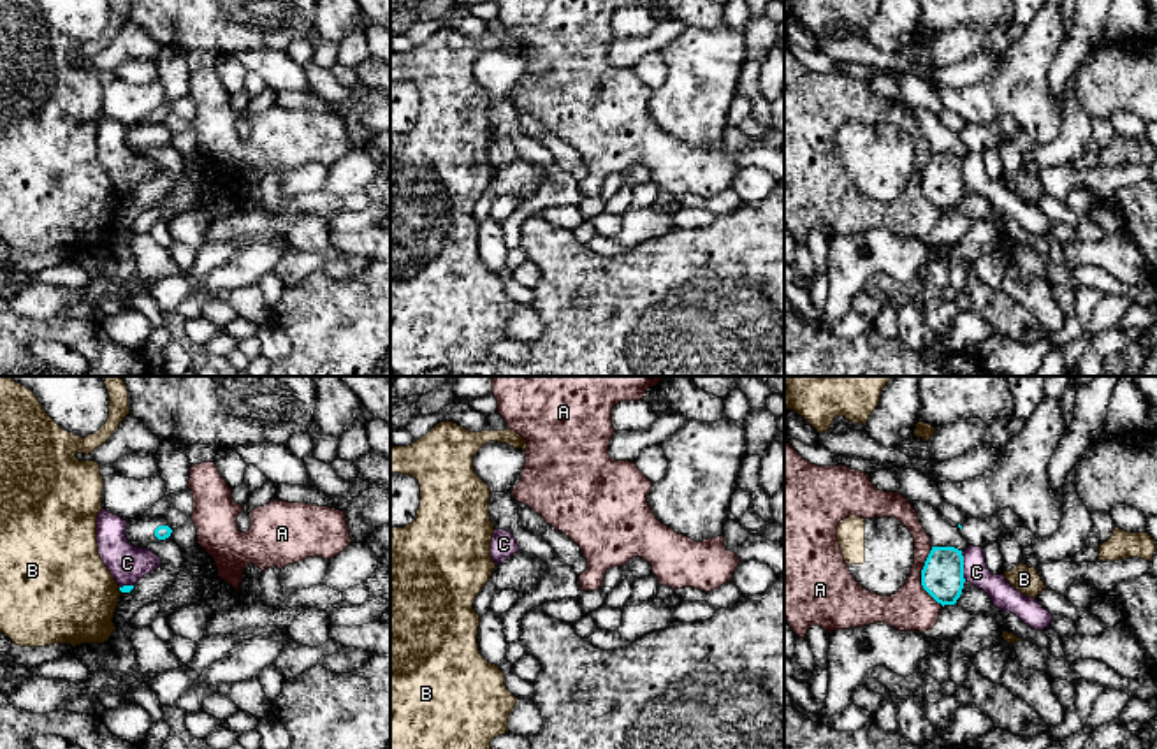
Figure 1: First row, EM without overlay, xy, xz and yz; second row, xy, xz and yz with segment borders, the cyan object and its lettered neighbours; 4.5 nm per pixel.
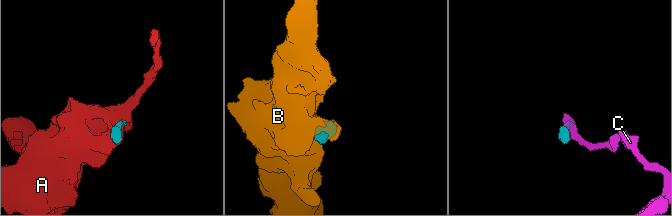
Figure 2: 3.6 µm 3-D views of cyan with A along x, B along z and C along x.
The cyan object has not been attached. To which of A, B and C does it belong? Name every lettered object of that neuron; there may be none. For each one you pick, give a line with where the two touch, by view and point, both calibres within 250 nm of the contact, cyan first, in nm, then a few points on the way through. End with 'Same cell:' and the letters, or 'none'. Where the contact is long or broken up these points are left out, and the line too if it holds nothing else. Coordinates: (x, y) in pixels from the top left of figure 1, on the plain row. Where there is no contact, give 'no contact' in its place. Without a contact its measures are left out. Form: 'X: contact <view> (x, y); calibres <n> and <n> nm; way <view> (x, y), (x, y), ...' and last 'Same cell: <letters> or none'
Same cell: none

